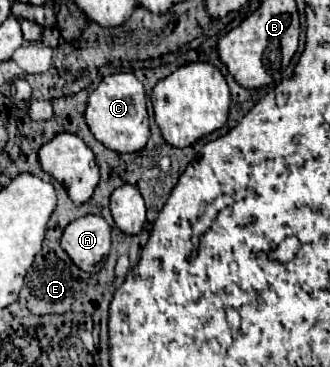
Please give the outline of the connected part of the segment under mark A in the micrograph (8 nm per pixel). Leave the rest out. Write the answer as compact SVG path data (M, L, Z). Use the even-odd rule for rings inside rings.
M84 215L68 223L62 249L86 273L98 273L110 251L110 227L102 215Z

